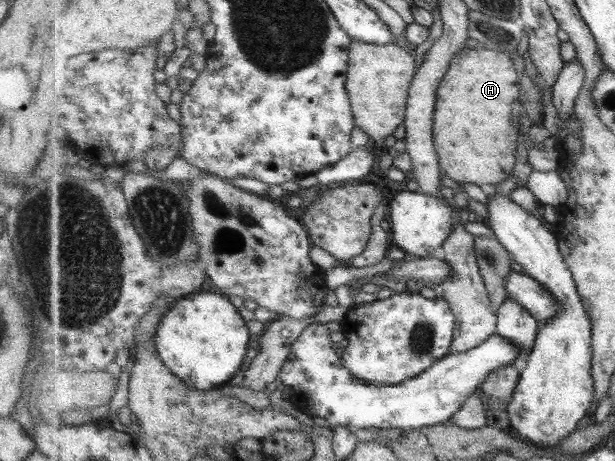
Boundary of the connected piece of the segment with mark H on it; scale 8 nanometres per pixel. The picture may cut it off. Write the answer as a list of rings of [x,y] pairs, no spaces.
[[[483,46],[475,48],[460,49],[460,52],[454,56],[450,69],[446,73],[446,77],[442,79],[440,87],[438,87],[438,109],[436,109],[436,117],[434,117],[434,139],[438,141],[438,155],[442,157],[442,169],[446,171],[446,175],[457,182],[464,185],[464,183],[473,183],[480,185],[498,185],[505,179],[510,178],[514,165],[516,165],[516,151],[518,151],[518,127],[520,127],[520,113],[522,113],[522,105],[520,105],[520,77],[518,69],[514,67],[514,61],[510,59],[509,52],[499,52]]]

